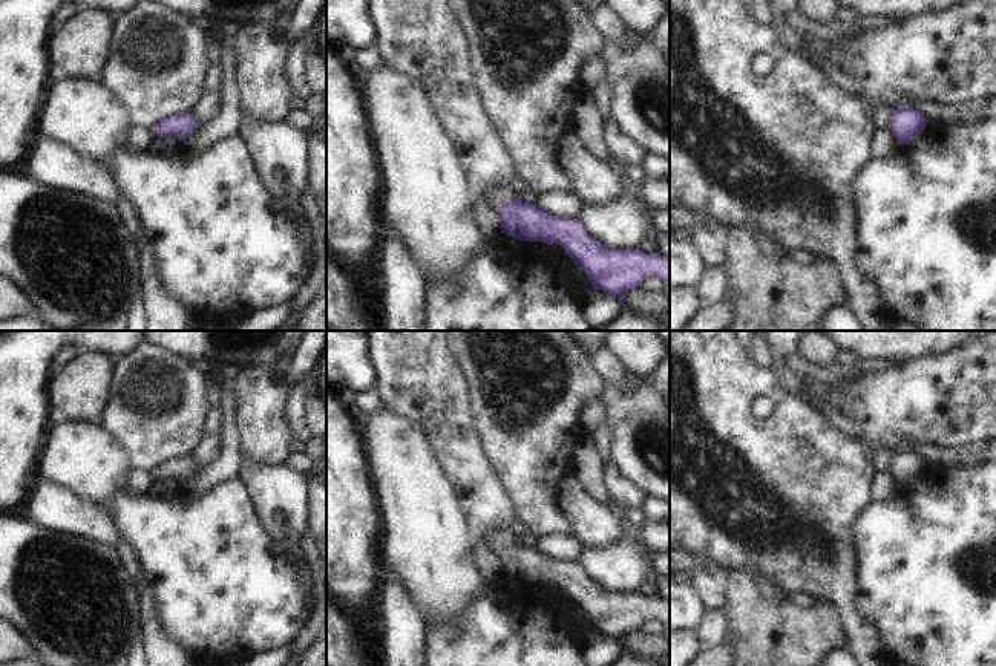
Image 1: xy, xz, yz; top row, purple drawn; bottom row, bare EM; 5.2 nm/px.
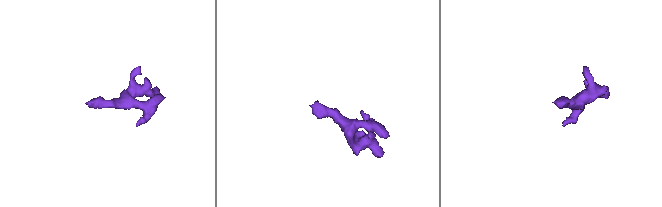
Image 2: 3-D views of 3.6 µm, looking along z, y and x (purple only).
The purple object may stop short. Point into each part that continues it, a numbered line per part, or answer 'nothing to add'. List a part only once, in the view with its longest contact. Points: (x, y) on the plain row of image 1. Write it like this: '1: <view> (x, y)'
1: xz (497, 539)

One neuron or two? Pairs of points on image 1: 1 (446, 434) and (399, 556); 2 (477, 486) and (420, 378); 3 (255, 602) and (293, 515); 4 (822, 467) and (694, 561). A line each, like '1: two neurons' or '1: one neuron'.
1: two neurons
2: one neuron
3: two neurons
4: two neurons

